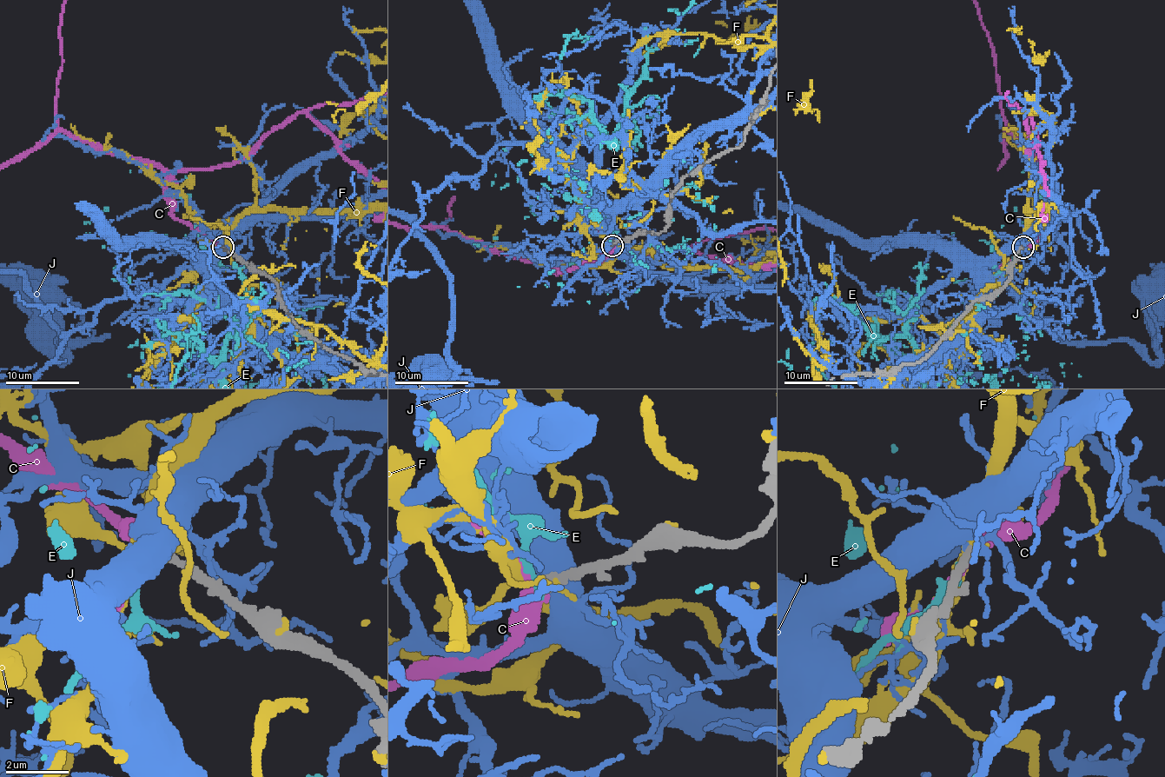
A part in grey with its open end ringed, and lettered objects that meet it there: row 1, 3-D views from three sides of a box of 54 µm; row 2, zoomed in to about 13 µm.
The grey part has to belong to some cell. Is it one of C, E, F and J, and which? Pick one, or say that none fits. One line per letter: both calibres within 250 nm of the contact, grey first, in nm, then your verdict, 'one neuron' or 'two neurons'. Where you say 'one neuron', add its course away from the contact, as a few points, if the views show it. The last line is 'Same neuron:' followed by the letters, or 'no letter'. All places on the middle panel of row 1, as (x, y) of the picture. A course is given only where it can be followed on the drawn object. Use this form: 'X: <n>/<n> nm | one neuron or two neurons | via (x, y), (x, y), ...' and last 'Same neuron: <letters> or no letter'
C: 340/360 nm | one neuron
E: 320/180 nm | two neurons
F: 360/340 nm | two neurons
J: 360/550 nm | two neurons
Same neuron: C

